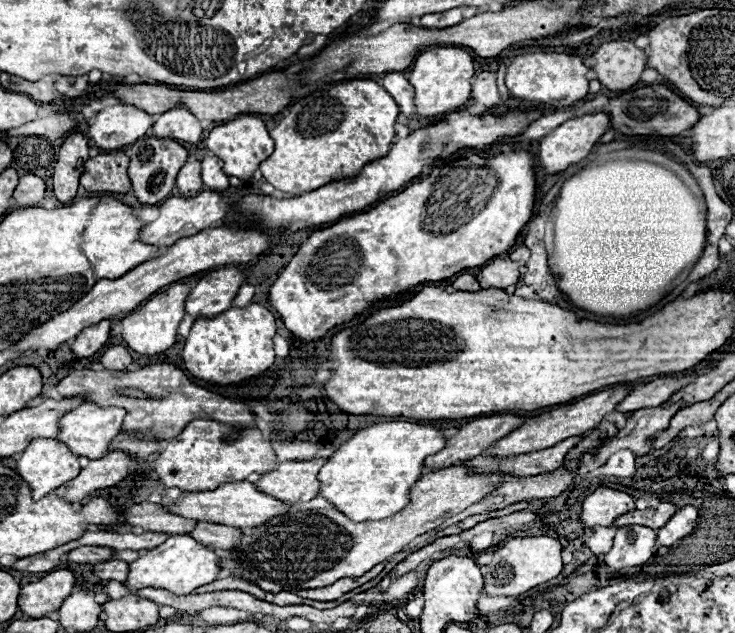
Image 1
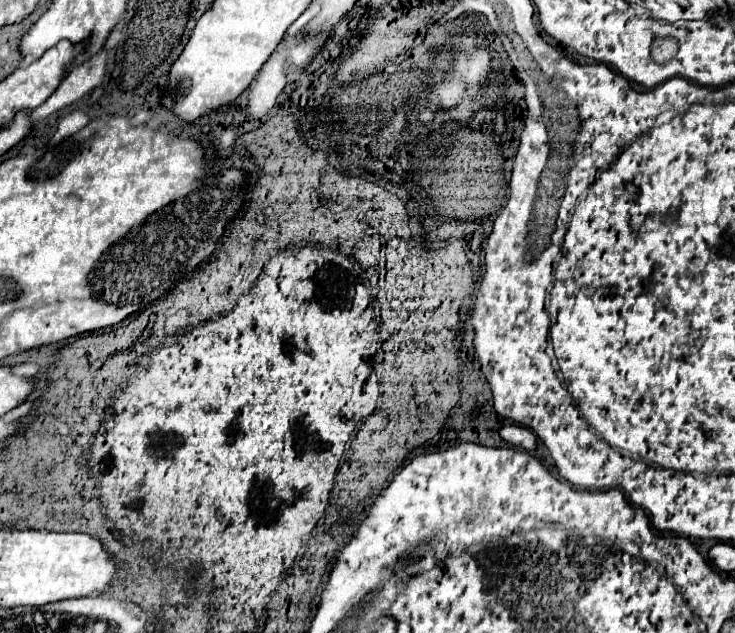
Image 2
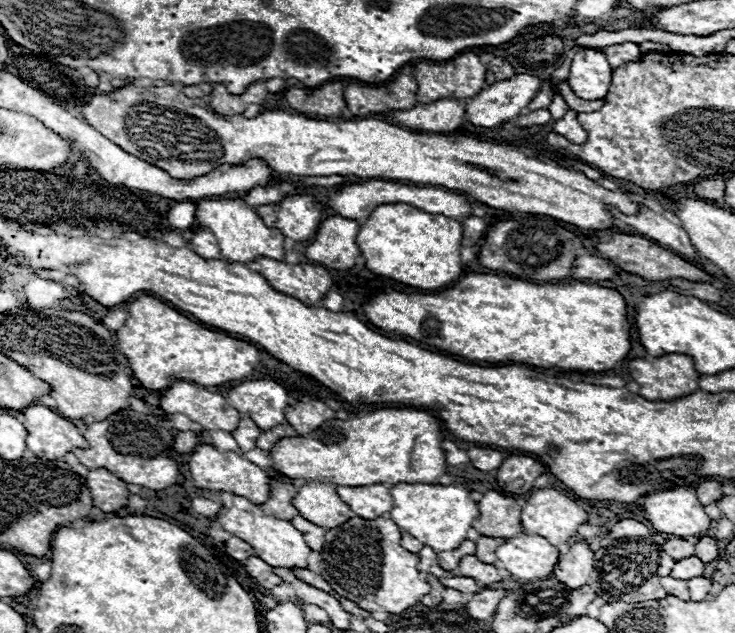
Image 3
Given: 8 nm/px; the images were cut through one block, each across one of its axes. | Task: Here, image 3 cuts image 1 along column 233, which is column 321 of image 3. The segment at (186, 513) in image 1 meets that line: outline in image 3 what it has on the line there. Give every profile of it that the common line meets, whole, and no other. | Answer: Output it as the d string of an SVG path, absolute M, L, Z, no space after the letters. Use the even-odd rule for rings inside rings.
M308 482L306 486L298 488L292 504L300 512L300 516L328 530L338 528L354 516L348 504L340 500L336 488L322 482Z

